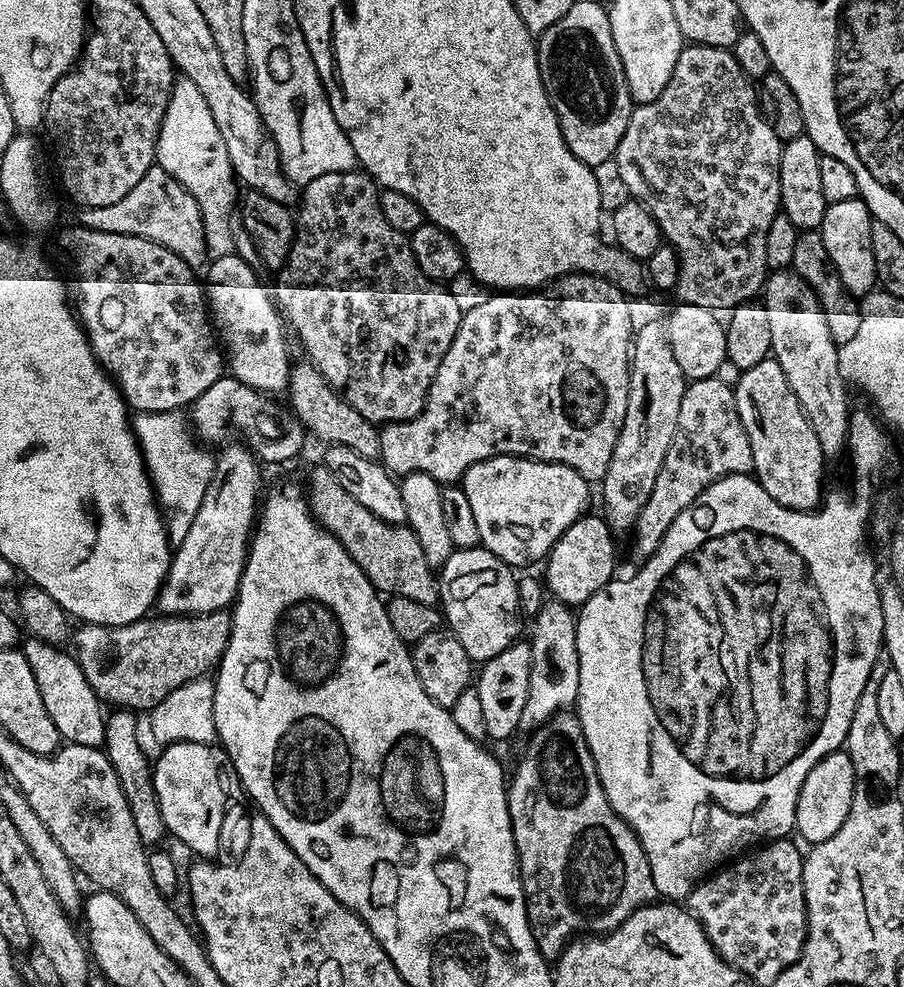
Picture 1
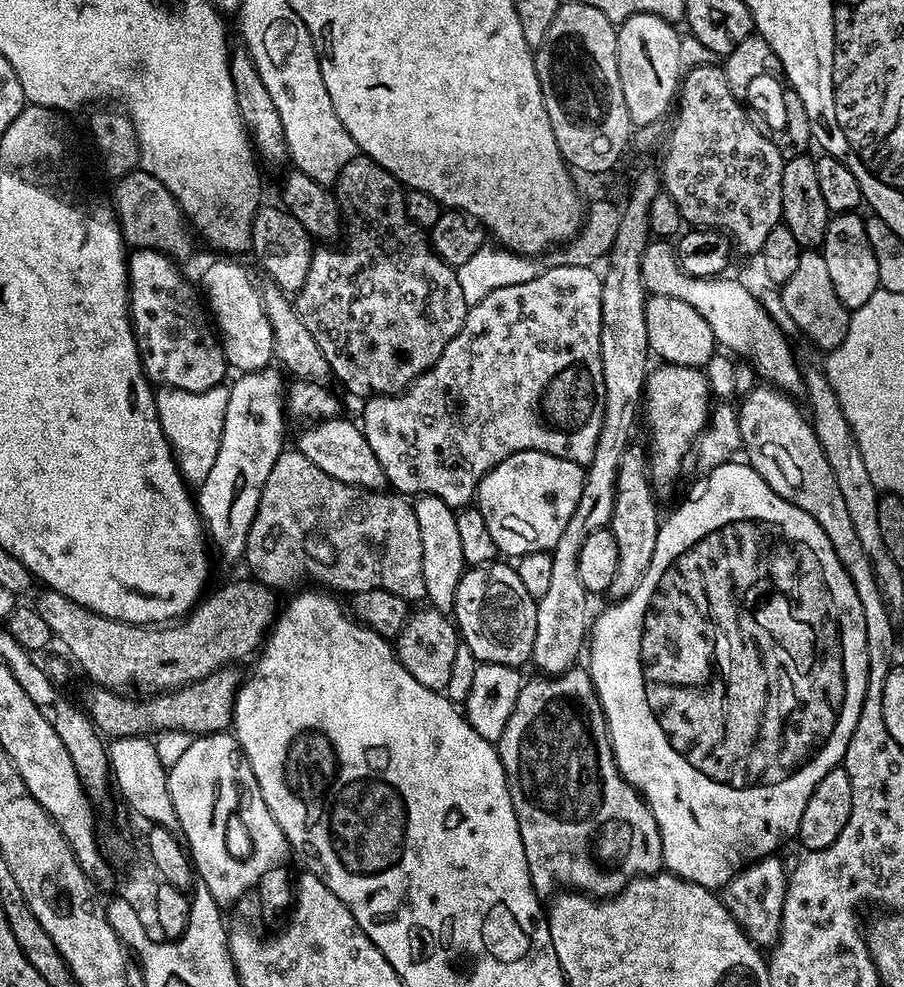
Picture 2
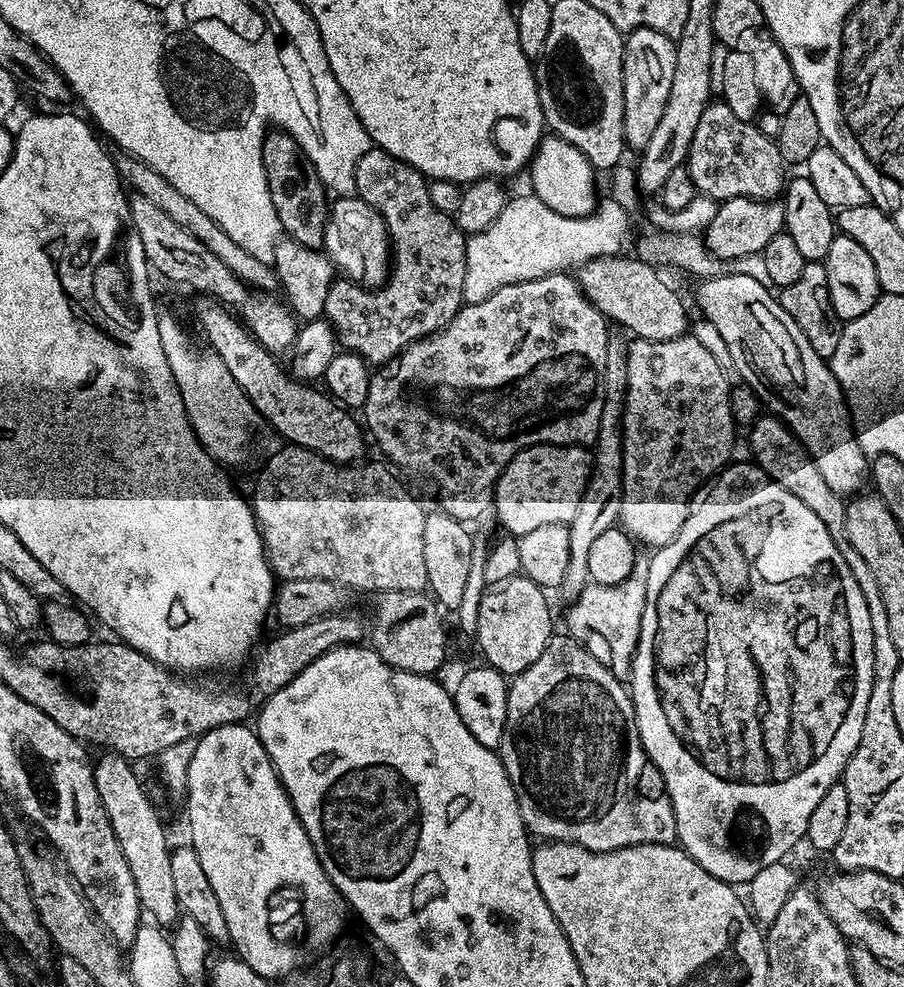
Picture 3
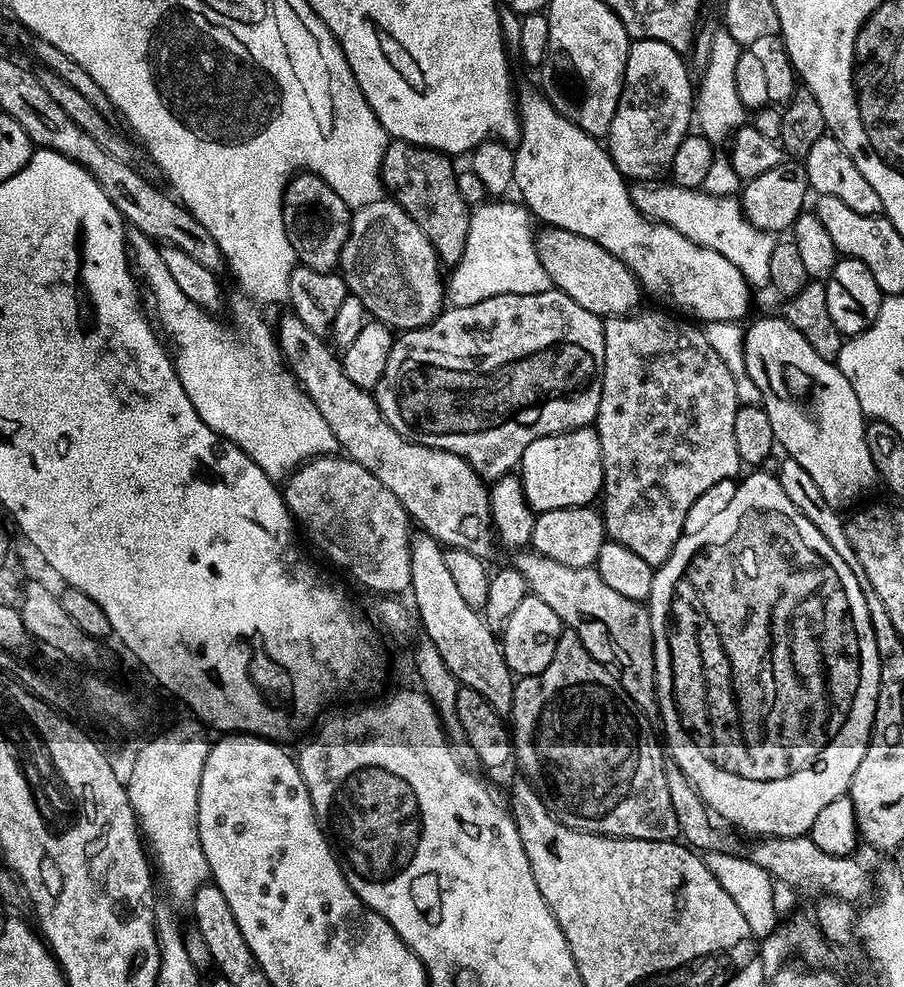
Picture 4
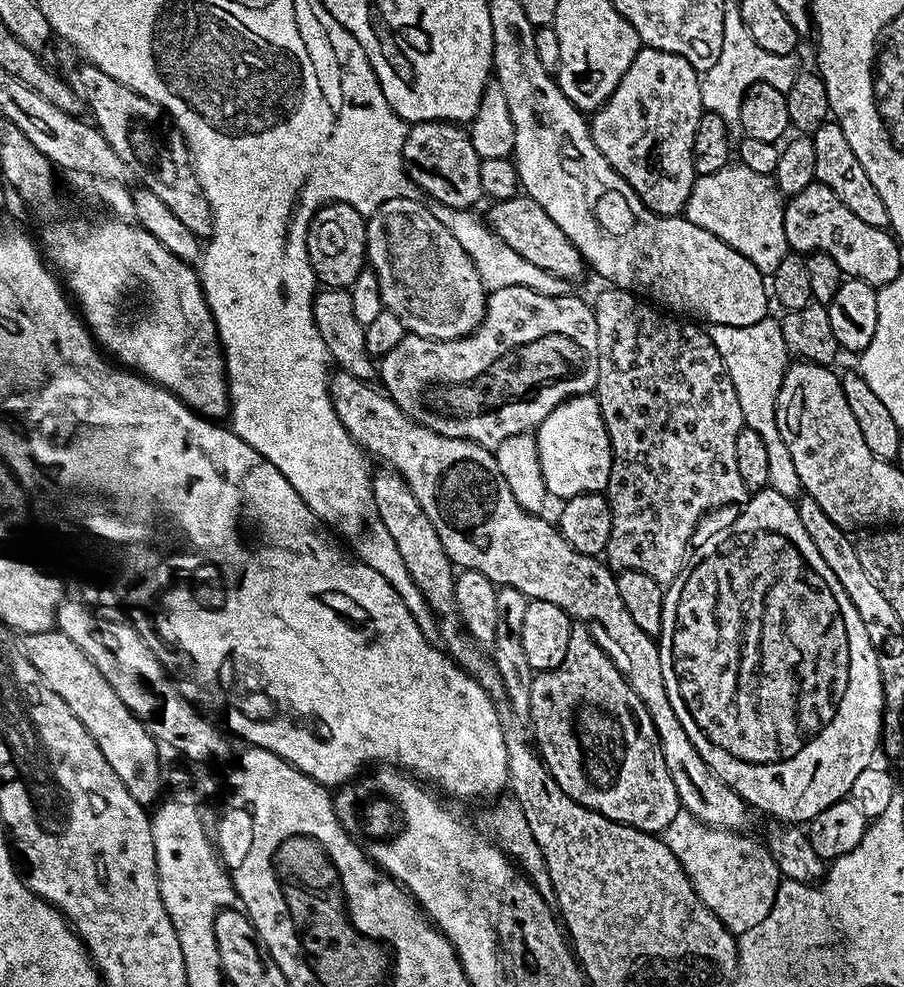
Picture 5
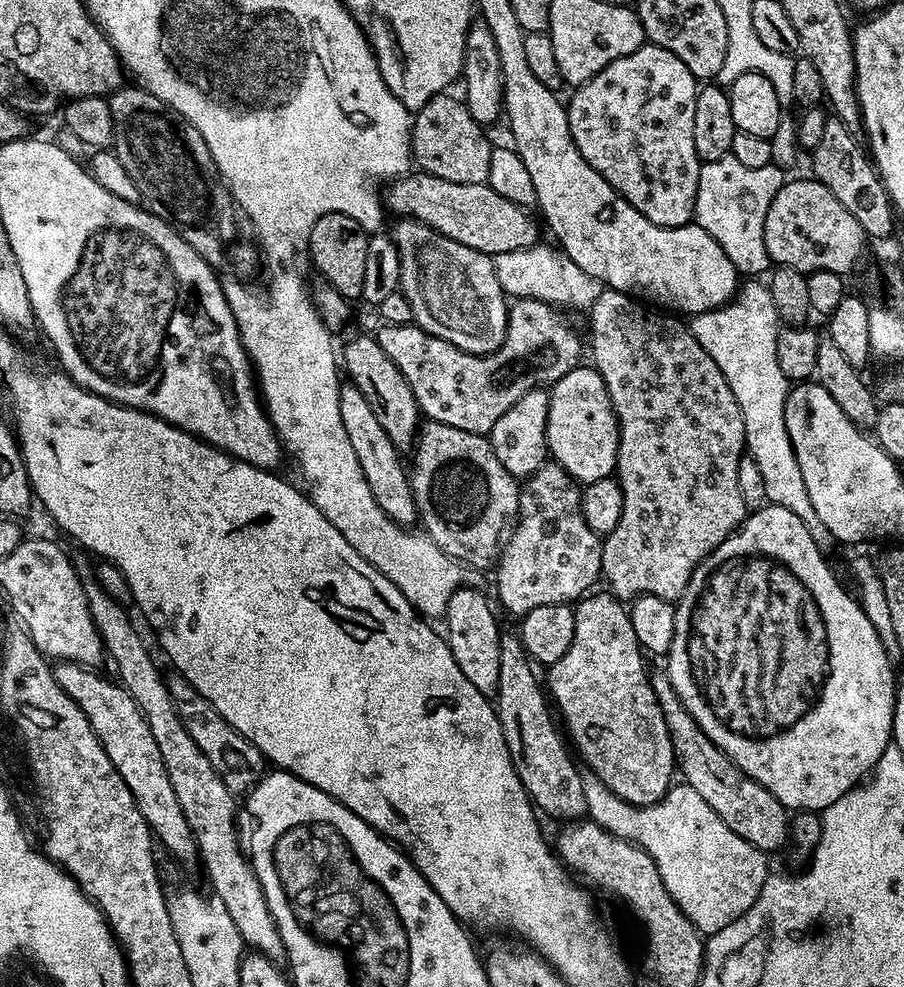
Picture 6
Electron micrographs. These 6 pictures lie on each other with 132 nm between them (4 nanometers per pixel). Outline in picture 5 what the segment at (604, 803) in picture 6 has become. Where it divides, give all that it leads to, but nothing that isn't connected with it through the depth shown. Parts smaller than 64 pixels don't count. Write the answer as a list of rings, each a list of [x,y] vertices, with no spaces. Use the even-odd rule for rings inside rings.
[[[683,810],[662,834],[664,845],[678,858],[703,904],[735,936],[765,921],[782,879],[767,847],[744,835],[735,829],[711,827]]]

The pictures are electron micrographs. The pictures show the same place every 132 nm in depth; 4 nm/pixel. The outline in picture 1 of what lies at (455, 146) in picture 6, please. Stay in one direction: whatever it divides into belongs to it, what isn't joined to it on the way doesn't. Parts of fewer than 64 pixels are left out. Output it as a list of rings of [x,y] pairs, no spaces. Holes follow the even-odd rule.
[[[341,170],[322,174],[313,178],[310,183],[303,185],[302,195],[298,200],[298,211],[295,213],[296,233],[292,239],[292,249],[284,265],[278,270],[280,276],[274,288],[274,300],[282,311],[283,317],[297,332],[299,343],[306,353],[307,359],[326,378],[326,382],[340,395],[362,418],[371,424],[383,426],[386,424],[400,424],[404,420],[412,420],[424,408],[430,386],[434,382],[434,374],[438,374],[438,366],[442,366],[442,358],[446,350],[450,350],[450,342],[458,334],[460,317],[462,315],[458,302],[454,302],[451,287],[445,286],[439,280],[432,280],[422,274],[422,266],[418,266],[418,258],[414,258],[412,241],[409,233],[394,230],[390,222],[386,222],[386,214],[382,214],[380,205],[381,189],[375,180],[363,170]]]

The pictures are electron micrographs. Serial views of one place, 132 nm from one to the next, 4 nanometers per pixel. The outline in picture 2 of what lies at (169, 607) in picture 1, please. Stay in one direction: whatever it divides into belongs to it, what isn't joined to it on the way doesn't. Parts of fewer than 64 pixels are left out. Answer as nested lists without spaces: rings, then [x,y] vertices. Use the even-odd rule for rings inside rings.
[[[276,366],[236,377],[228,388],[226,422],[222,422],[218,458],[214,458],[210,474],[206,474],[206,482],[198,486],[198,507],[211,547],[220,551],[222,559],[239,561],[246,550],[246,538],[258,510],[258,498],[262,498],[262,486],[266,486],[270,469],[286,448],[286,380]]]

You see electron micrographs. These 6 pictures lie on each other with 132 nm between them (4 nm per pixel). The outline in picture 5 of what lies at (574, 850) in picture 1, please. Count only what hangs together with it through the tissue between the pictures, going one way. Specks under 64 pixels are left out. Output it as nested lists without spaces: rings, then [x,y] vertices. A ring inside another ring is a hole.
[[[573,623],[570,646],[566,646],[566,658],[562,658],[559,666],[551,668],[548,672],[538,672],[533,675],[532,685],[530,686],[530,710],[528,711],[528,716],[530,721],[532,720],[530,732],[532,736],[533,734],[536,735],[534,744],[538,749],[541,761],[547,766],[548,772],[554,778],[554,782],[558,782],[560,789],[570,798],[574,798],[574,802],[578,802],[614,822],[636,828],[640,832],[653,834],[663,834],[670,822],[674,821],[674,816],[682,810],[680,799],[678,798],[678,790],[674,790],[674,778],[670,778],[670,770],[666,770],[666,758],[662,758],[662,746],[660,745],[658,734],[654,730],[654,722],[650,718],[642,698],[638,698],[638,694],[634,694],[634,690],[626,682],[624,675],[614,666],[612,659],[596,645],[587,624]]]

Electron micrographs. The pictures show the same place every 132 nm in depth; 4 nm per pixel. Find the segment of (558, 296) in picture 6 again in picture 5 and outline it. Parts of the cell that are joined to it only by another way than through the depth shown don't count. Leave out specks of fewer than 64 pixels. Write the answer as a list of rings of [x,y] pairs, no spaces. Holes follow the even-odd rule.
[[[436,204],[430,207],[430,214],[437,218],[438,222],[446,227],[446,230],[450,230],[450,234],[454,234],[454,238],[458,238],[458,246],[462,246],[462,250],[466,250],[466,254],[474,262],[485,289],[491,290],[502,286],[526,286],[538,294],[565,295],[565,281],[561,280],[559,276],[542,270],[542,266],[534,266],[534,262],[526,262],[526,258],[522,258],[522,254],[518,254],[518,250],[510,250],[510,246],[503,238],[493,232],[481,217],[479,220],[474,213],[475,211],[472,210],[451,208],[445,204]]]

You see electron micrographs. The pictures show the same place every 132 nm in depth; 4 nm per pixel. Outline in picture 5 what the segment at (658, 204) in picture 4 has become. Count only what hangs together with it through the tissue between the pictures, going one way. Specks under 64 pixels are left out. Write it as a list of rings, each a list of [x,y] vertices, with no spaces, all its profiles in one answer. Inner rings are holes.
[[[732,162],[714,174],[697,176],[686,218],[726,242],[726,246],[745,256],[758,271],[773,274],[790,252],[784,229],[784,206],[782,193],[772,176],[757,174],[742,163]]]

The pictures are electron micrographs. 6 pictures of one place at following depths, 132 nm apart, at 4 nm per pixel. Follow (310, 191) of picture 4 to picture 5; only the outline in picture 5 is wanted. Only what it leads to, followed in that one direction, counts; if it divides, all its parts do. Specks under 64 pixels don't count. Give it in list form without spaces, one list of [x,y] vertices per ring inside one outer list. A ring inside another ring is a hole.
[[[331,202],[319,208],[308,224],[308,257],[317,281],[326,288],[351,289],[366,266],[368,226],[366,217],[352,206]]]

